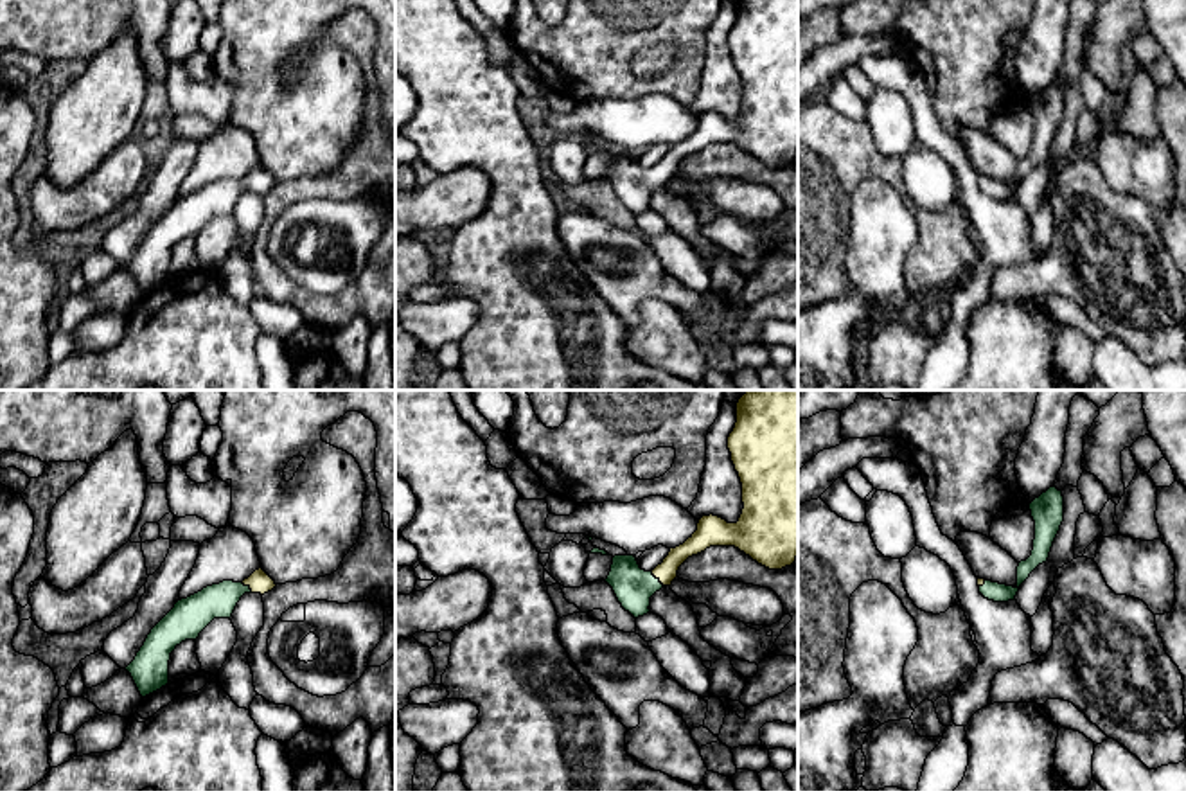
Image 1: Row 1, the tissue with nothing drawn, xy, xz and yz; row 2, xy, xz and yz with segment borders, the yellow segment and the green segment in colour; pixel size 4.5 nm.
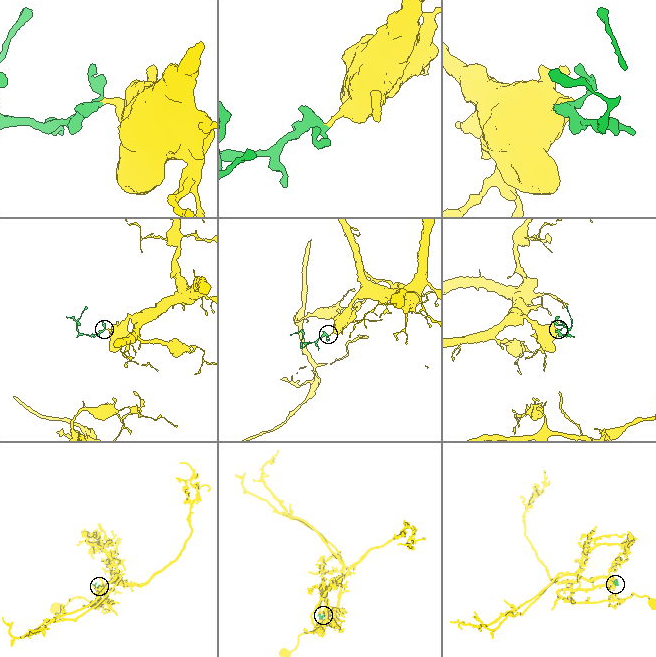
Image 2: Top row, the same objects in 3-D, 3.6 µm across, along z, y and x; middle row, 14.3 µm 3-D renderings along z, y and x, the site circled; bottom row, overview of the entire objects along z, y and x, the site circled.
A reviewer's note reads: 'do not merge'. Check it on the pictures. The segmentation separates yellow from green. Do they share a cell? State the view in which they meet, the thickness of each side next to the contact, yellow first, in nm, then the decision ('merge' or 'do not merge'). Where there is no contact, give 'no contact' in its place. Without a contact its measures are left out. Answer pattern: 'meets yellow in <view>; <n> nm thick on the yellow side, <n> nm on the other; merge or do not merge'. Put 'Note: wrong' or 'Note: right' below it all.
meets yellow in xz; 90 nm thick on the yellow side, 180 nm on the other; merge
Note: wrong

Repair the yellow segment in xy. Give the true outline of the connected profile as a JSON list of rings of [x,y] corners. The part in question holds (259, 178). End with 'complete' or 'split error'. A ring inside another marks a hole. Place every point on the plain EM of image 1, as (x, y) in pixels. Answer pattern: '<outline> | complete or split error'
[[[255,167],[243,180],[223,178],[181,196],[151,227],[135,257],[126,264],[142,295],[160,288],[169,279],[171,250],[185,237],[194,237],[214,216],[230,216],[244,191],[268,191],[275,178]]] | split error

